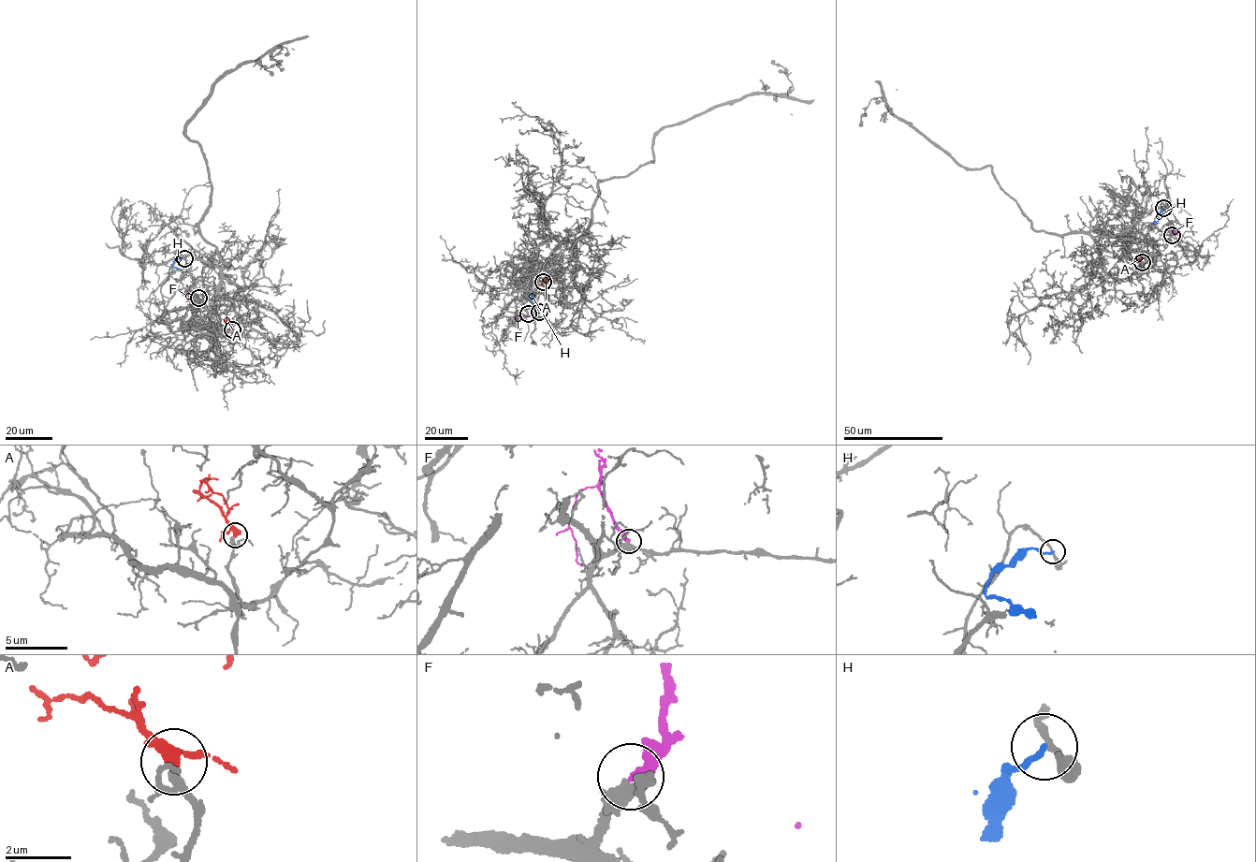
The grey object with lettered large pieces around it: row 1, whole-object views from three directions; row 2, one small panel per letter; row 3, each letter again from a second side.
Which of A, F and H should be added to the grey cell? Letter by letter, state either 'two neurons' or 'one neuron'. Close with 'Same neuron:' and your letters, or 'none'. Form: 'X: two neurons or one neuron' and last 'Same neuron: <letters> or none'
A: one neuron
F: one neuron
H: two neurons
Same neuron: A, F

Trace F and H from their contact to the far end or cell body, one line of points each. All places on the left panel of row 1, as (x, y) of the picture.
F: (198, 298), (194, 288), (190, 288), (190, 302)
H: (184, 258), (173, 263), (172, 267), (182, 270)

